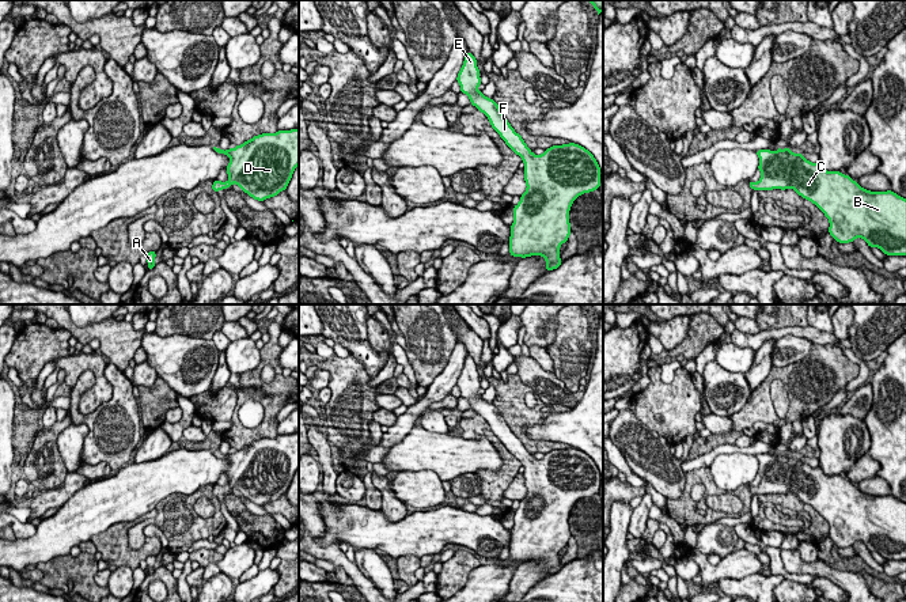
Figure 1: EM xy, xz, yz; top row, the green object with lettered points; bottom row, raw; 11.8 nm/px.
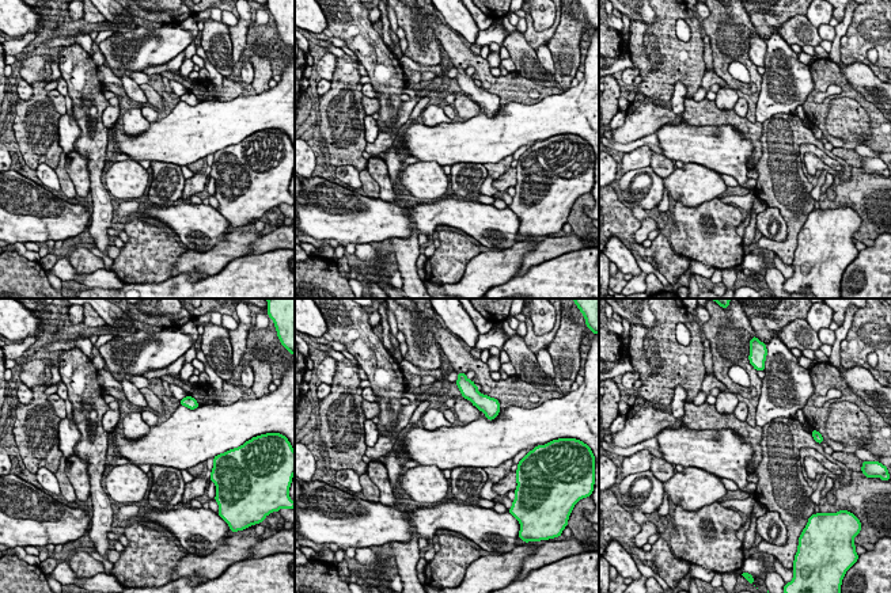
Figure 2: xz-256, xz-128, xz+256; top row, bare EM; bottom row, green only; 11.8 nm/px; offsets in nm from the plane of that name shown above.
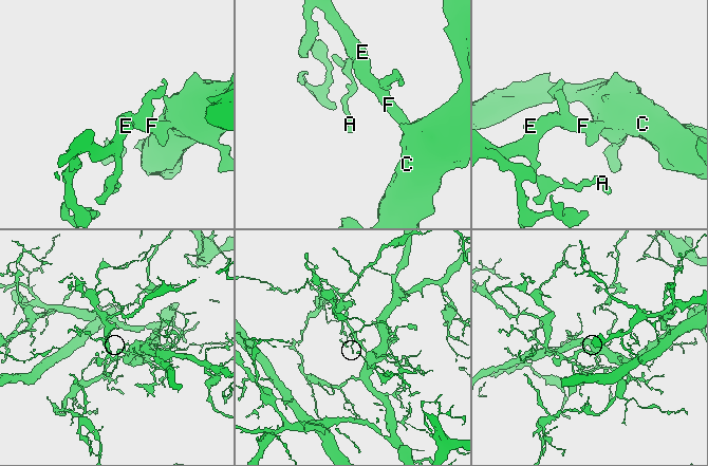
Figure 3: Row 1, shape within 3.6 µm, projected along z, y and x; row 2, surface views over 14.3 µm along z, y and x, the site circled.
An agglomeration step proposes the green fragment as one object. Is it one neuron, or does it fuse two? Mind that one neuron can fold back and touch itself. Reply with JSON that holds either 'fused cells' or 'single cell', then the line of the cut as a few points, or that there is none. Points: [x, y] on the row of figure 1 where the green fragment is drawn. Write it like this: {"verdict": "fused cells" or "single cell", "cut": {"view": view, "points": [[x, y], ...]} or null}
{"verdict": "single cell", "cut": null}

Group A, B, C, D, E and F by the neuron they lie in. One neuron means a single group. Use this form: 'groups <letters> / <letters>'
groups A B C D E F

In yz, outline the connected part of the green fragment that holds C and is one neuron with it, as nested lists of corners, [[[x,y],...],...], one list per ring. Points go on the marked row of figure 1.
[[[789,147],[785,149],[776,148],[758,149],[758,170],[761,179],[748,181],[753,190],[786,190],[792,188],[799,196],[815,204],[829,219],[830,235],[838,243],[849,243],[856,238],[863,238],[869,247],[877,247],[887,255],[906,255],[906,198],[892,190],[871,192],[863,189],[849,175],[841,171],[829,173],[820,162],[811,163],[803,158],[803,154],[793,154]]]

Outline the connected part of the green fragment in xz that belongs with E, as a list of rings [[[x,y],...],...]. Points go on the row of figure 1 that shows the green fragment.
[[[470,52],[465,56],[456,82],[460,84],[460,92],[466,94],[471,105],[488,117],[492,128],[524,162],[523,171],[527,189],[520,196],[519,204],[513,207],[509,254],[522,258],[541,255],[546,260],[546,272],[557,269],[562,262],[558,249],[572,232],[569,211],[573,201],[579,196],[594,192],[600,186],[600,167],[596,159],[588,149],[575,143],[553,145],[545,149],[542,155],[532,154],[522,136],[511,126],[497,102],[478,91],[481,84],[479,69],[475,57]]]

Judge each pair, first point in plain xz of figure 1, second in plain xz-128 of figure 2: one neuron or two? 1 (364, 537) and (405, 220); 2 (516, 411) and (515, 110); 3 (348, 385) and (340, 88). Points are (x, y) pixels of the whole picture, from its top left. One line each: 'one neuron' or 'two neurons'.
1: one neuron
2: two neurons
3: one neuron

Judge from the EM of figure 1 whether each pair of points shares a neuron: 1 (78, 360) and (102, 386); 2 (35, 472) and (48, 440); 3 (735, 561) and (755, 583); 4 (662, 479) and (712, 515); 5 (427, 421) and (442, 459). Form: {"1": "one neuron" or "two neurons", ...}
{"1": "one neuron", "2": "one neuron", "3": "two neurons", "4": "two neurons", "5": "two neurons"}

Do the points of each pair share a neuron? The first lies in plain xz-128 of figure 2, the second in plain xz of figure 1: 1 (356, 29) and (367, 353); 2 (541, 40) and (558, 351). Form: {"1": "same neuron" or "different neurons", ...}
{"1": "same neuron", "2": "different neurons"}

